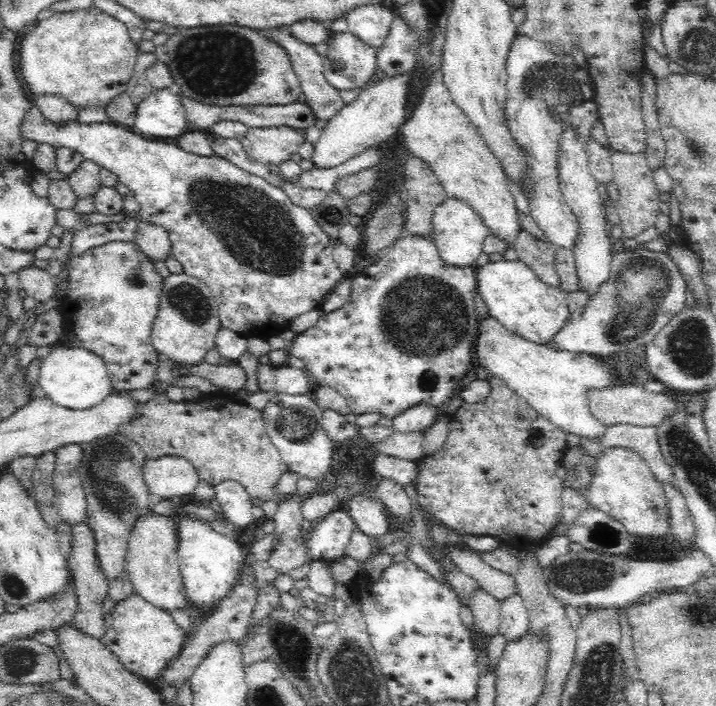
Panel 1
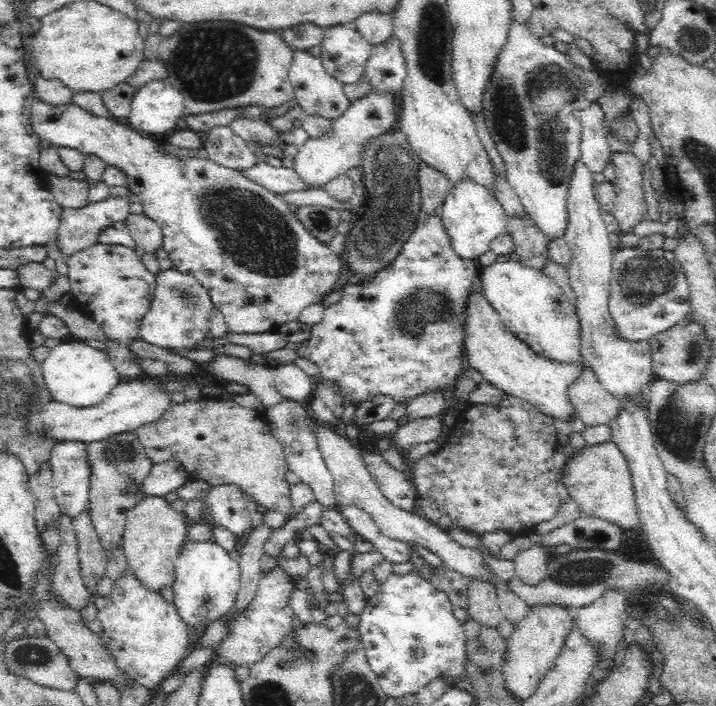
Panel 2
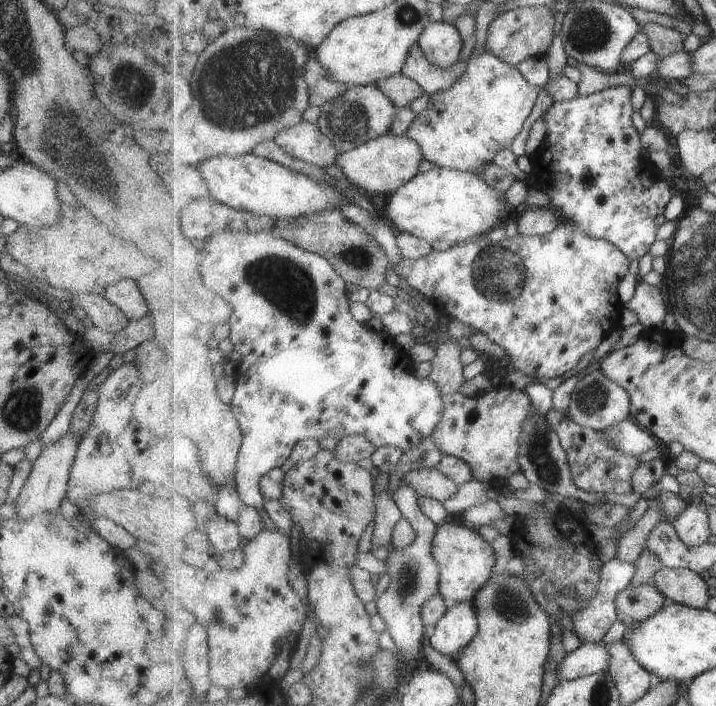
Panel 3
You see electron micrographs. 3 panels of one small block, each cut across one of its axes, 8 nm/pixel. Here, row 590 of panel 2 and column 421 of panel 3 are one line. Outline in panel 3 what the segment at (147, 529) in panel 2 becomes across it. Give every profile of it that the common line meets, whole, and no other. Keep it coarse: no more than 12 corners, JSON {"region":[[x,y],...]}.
{"region":[[389,132],[339,153],[356,187],[390,196],[420,173],[415,139]]}

